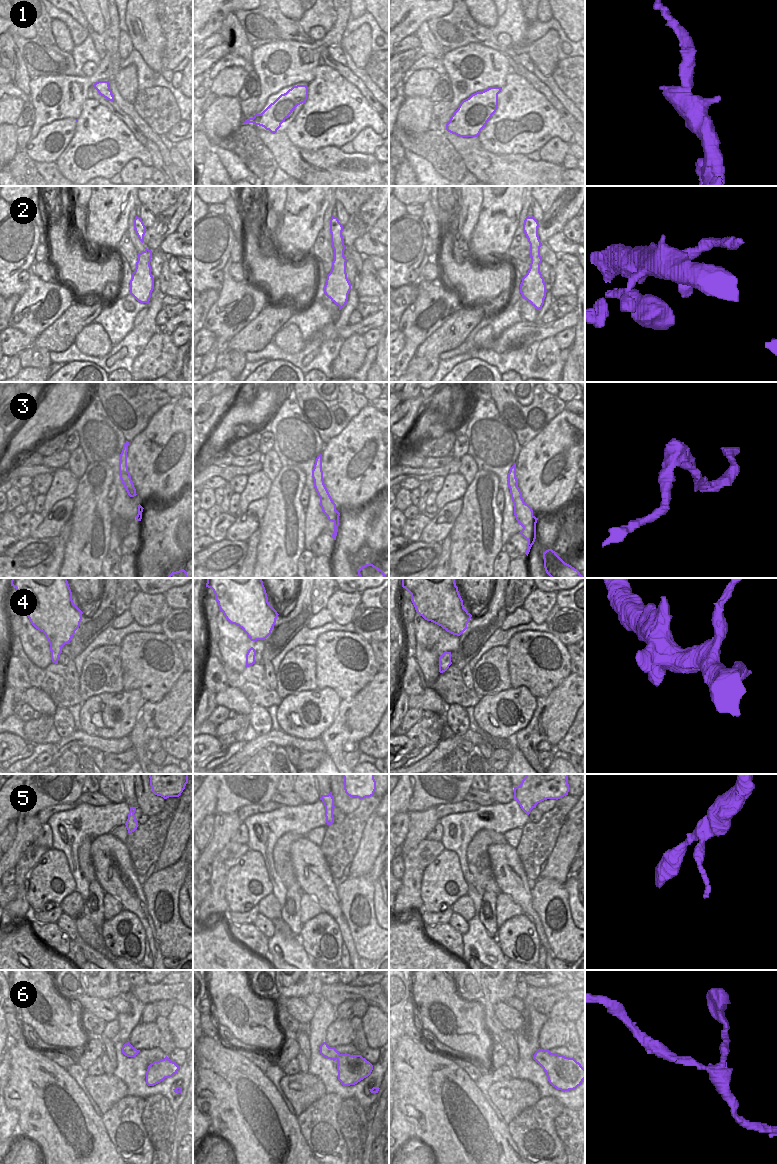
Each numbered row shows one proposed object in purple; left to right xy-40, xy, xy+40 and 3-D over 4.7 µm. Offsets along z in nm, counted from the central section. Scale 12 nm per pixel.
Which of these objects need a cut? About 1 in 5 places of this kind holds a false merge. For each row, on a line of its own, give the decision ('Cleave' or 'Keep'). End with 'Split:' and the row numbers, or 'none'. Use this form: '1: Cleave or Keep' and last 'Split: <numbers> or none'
1: Cleave
2: Keep
3: Keep
4: Keep
5: Keep
6: Keep
Split: 1

